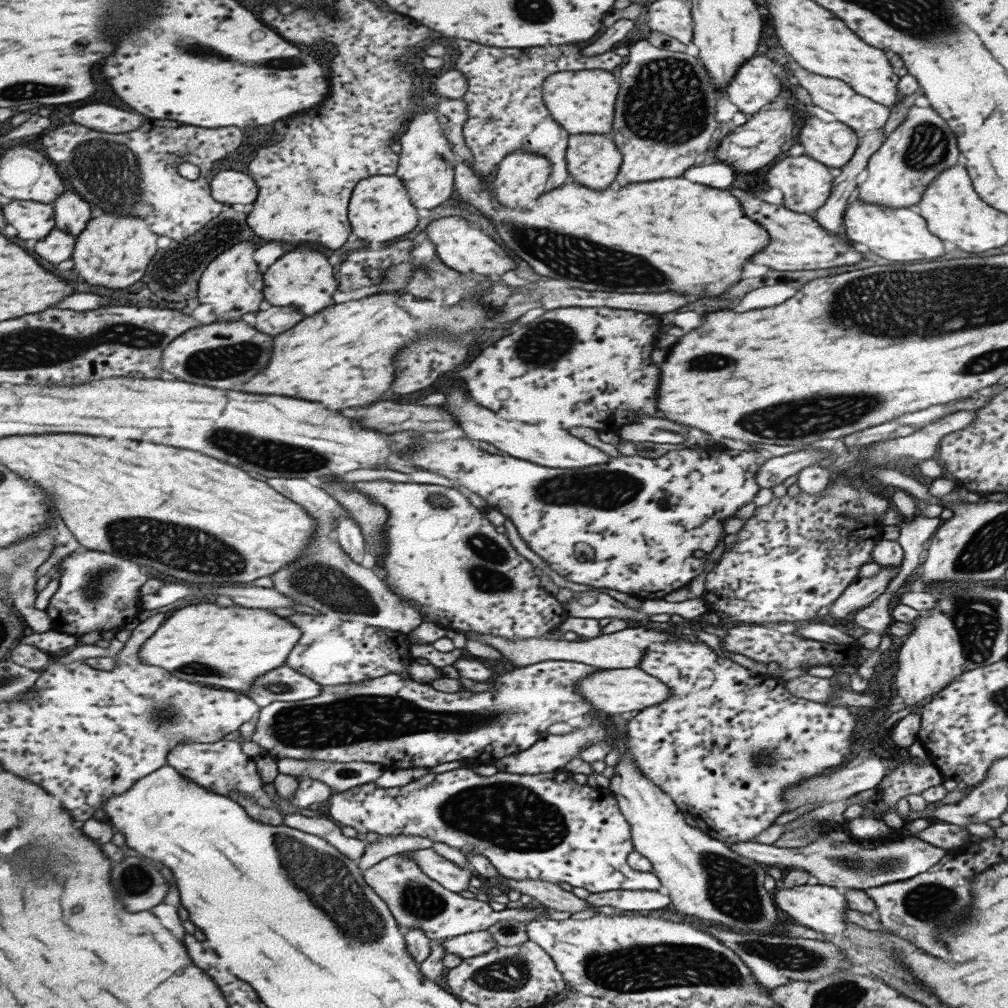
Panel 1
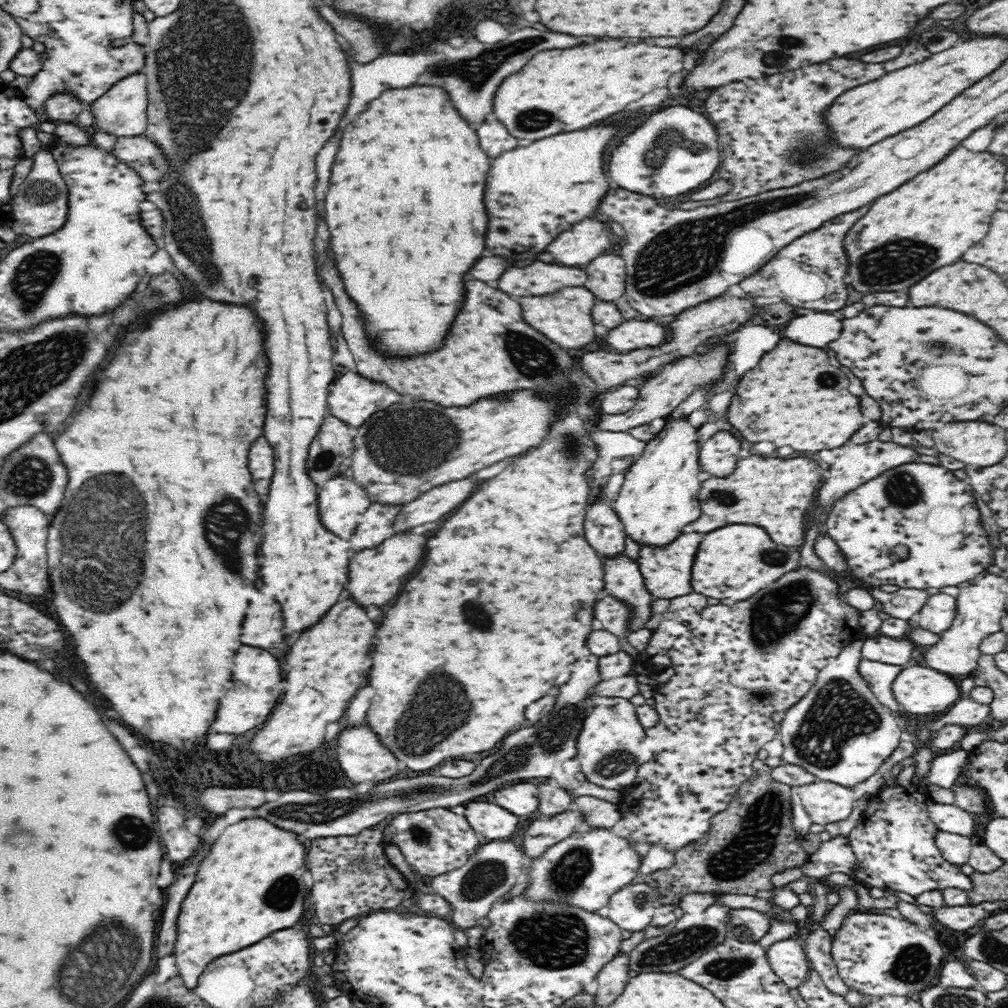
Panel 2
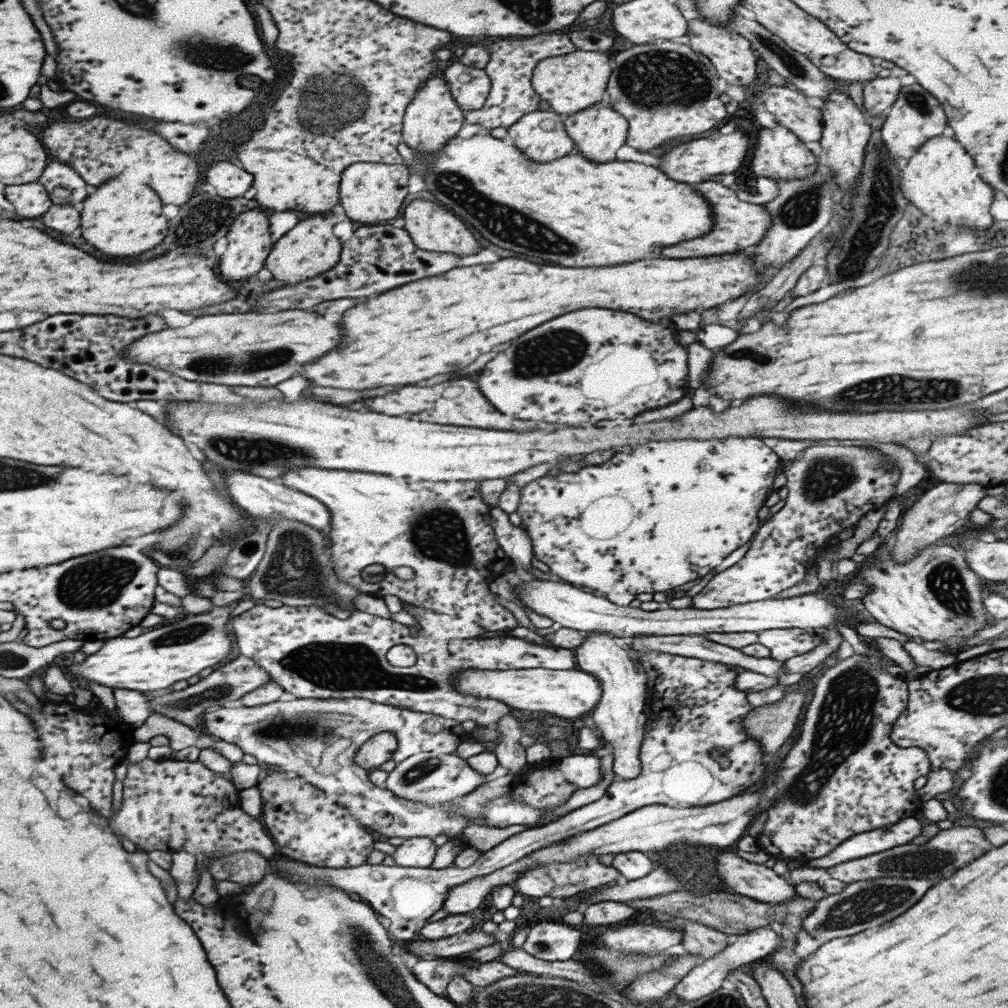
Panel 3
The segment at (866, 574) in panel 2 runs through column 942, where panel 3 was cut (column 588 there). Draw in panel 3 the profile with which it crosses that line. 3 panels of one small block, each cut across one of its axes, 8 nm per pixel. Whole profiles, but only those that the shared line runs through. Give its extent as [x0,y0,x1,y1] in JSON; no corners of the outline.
[516,437,782,595]

